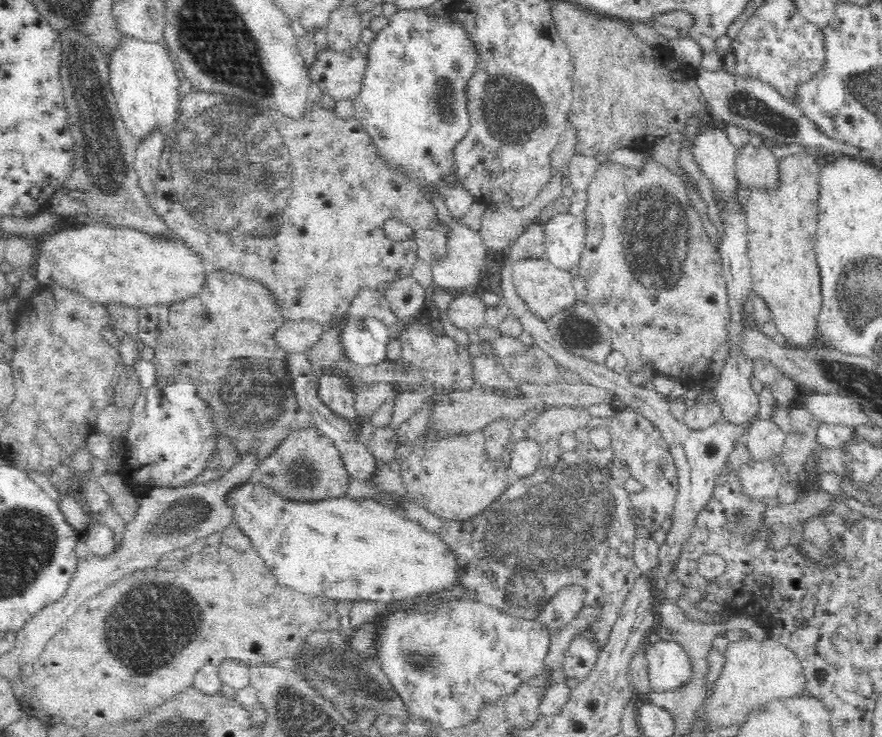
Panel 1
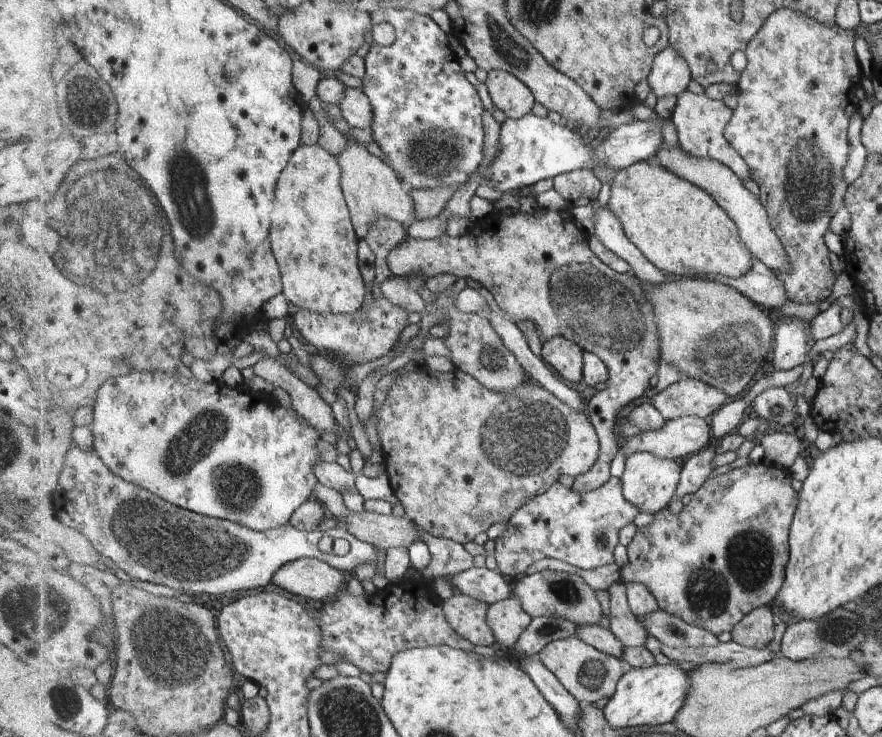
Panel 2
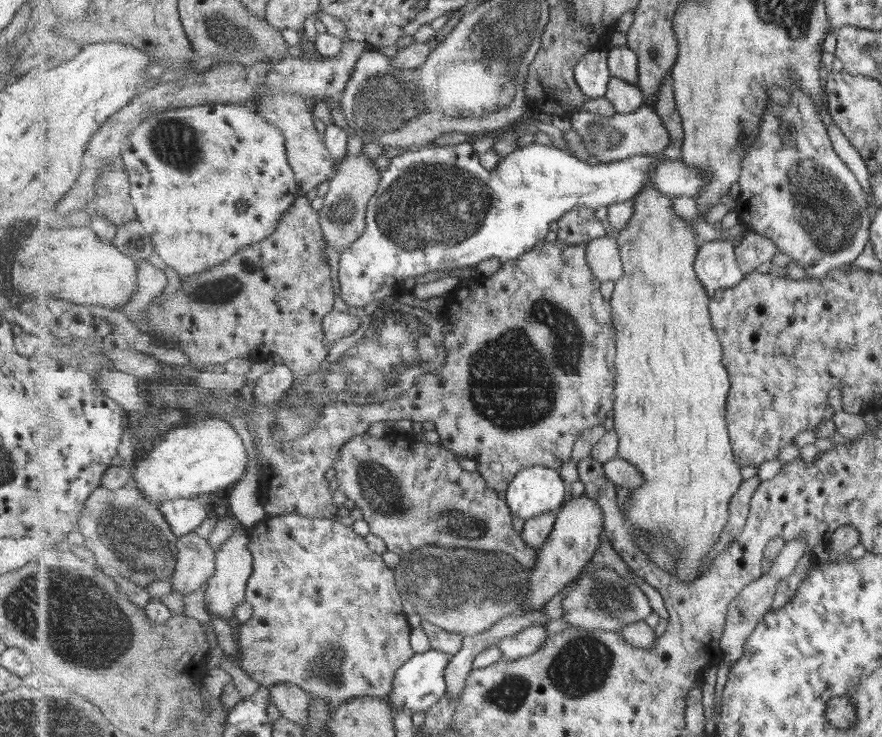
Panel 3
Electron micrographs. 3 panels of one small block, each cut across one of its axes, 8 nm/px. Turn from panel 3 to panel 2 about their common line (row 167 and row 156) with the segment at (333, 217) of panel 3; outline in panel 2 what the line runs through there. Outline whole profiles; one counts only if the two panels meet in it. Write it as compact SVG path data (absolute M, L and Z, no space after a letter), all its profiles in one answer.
M347 139L347 148L336 156L341 168L341 190L349 208L349 216L357 238L365 239L369 226L380 216L391 218L407 228L417 220L417 209L410 187L403 182L393 167L367 151L366 145Z

